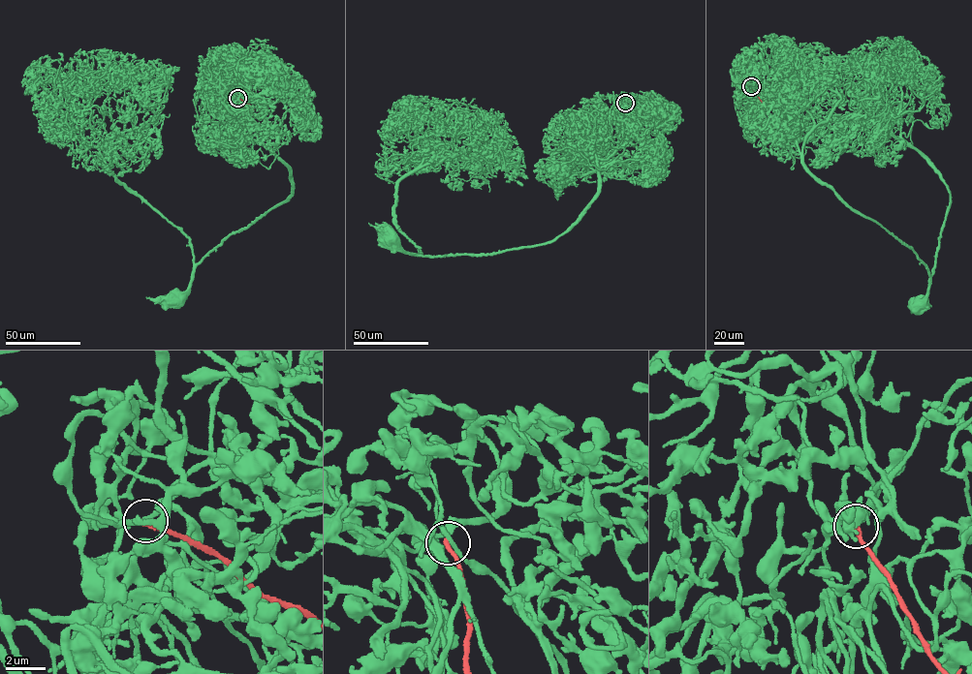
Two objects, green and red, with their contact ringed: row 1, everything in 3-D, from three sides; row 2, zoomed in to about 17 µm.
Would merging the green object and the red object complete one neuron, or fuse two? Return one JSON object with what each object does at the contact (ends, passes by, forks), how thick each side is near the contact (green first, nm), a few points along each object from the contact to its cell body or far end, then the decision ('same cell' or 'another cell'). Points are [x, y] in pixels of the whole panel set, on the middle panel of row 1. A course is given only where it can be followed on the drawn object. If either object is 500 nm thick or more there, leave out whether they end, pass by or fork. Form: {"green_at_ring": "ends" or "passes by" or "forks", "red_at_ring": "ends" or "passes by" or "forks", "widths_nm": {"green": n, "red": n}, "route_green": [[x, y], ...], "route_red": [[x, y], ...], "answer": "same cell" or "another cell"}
{"green_at_ring": "passes by", "red_at_ring": "ends", "widths_nm": {"green": 200, "red": 260}, "route_green": [[625, 103], [640, 129], [596, 160], [595, 199], [550, 241], [487, 254], [421, 256], [391, 240]], "route_red": [[625, 103], [628, 116], [624, 123]], "answer": "another cell"}

